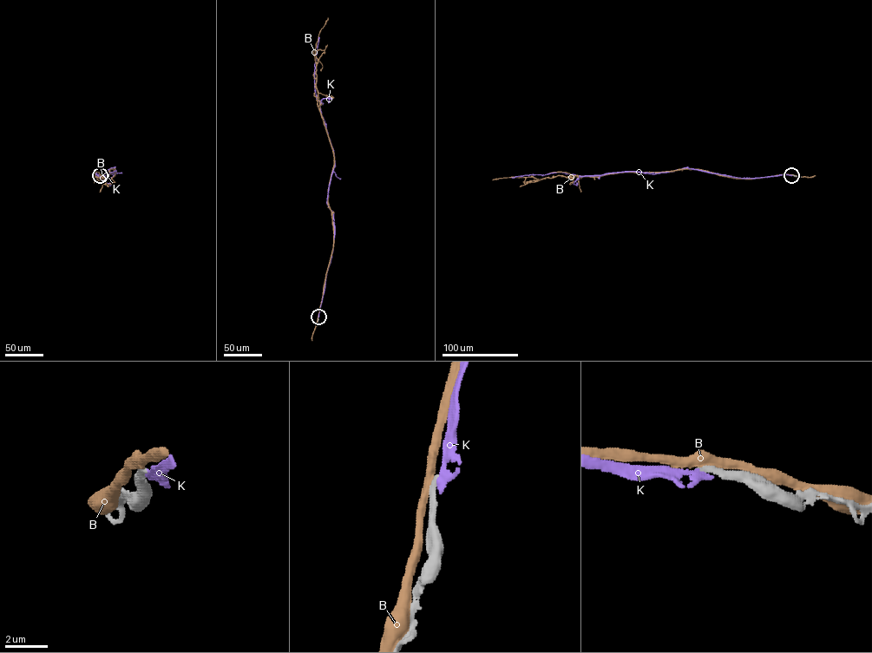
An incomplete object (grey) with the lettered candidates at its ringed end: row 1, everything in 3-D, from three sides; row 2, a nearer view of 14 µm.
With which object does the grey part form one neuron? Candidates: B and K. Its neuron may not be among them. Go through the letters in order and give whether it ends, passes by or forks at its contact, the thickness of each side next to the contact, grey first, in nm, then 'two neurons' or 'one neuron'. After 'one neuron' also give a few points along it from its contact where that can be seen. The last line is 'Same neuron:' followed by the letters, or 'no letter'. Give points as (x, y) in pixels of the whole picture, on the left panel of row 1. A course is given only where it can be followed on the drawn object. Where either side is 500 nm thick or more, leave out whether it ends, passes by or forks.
B: it passes by | 320/480 nm | two neurons
K: it ends | 280/300 nm | one neuron | via (100, 175), (109, 178), (115, 171), (111, 168), (110, 173), (115, 172), (101, 176), (95, 172), (101, 178)
Same neuron: K

